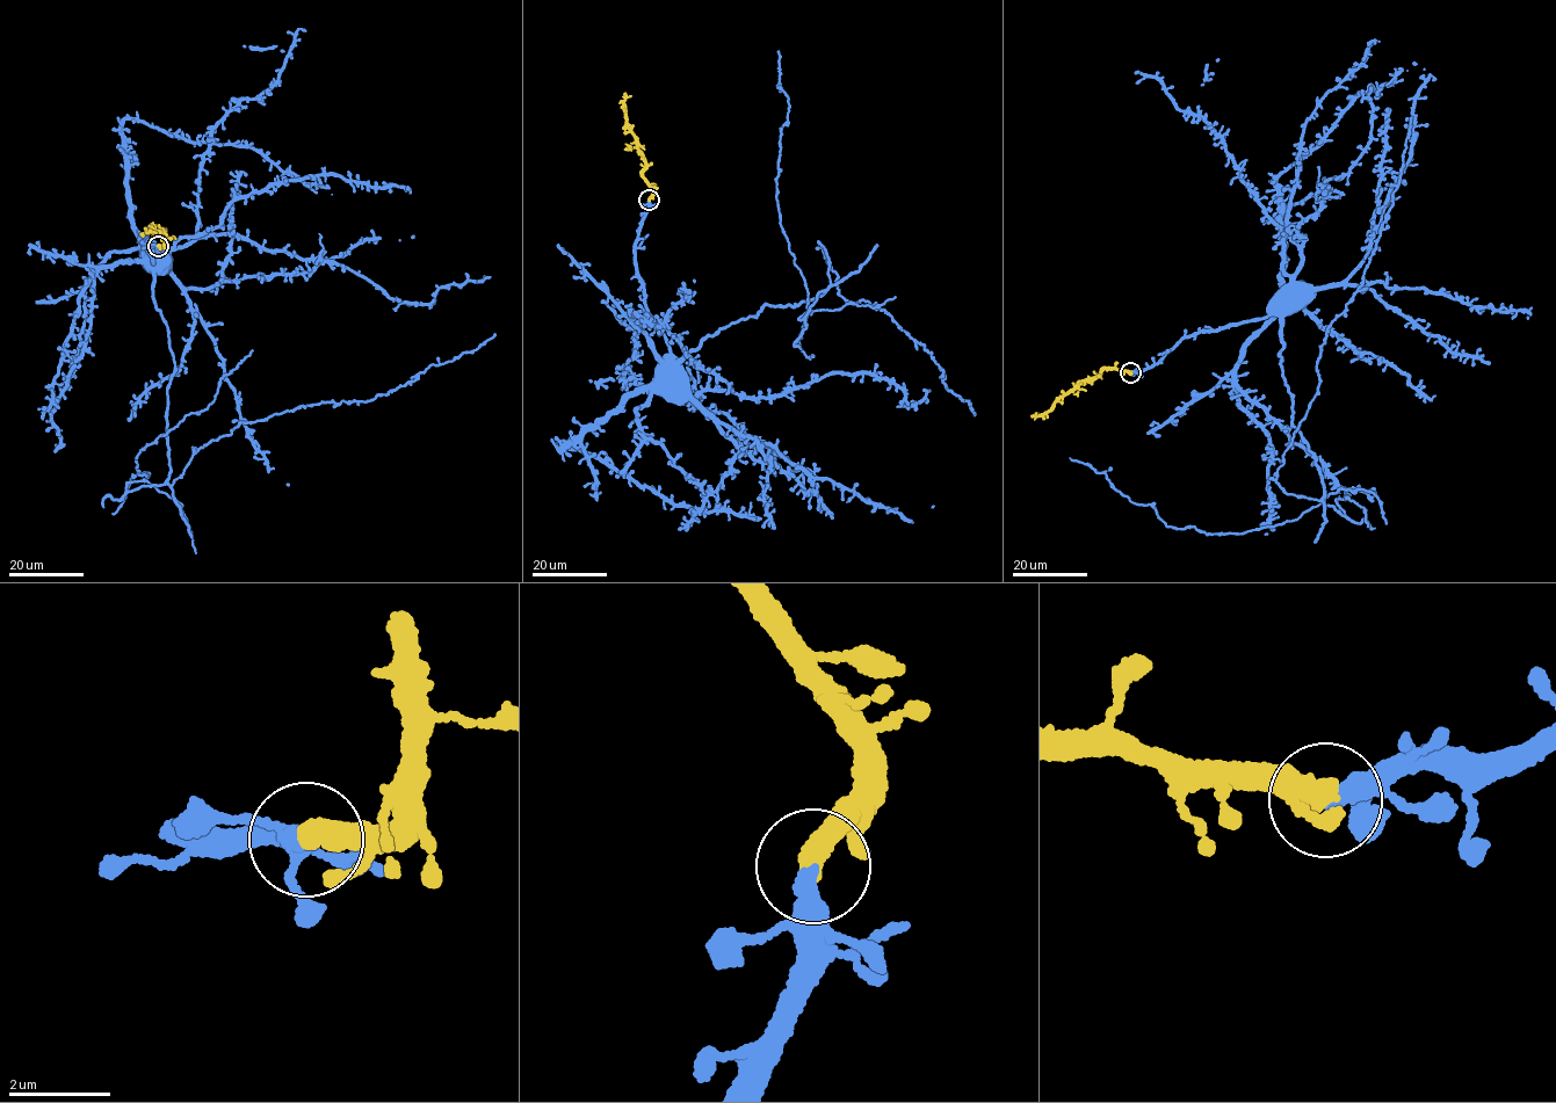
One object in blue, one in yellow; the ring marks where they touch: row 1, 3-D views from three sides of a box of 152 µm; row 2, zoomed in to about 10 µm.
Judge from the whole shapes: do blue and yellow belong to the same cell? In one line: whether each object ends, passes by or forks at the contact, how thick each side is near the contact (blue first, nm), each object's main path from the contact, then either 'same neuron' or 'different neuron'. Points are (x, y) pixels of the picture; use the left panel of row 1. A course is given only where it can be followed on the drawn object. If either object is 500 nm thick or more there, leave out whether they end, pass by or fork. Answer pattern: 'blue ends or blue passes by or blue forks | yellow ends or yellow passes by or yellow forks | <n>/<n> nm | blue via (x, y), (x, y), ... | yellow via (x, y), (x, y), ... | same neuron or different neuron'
blue ends | yellow ends | 340/480 nm | blue via (157, 246), (151, 247), (140, 241), (139, 236), (144, 233), (147, 238), (143, 242), (153, 263), (165, 256) | yellow via (157, 246), (166, 242), (166, 234), (161, 230), (147, 232), (156, 232) | same neuron

